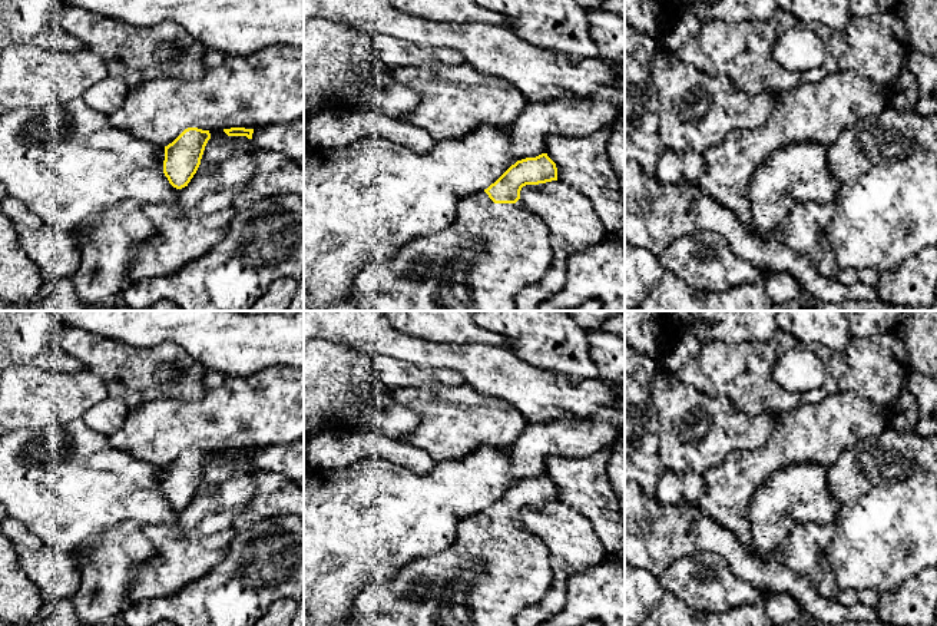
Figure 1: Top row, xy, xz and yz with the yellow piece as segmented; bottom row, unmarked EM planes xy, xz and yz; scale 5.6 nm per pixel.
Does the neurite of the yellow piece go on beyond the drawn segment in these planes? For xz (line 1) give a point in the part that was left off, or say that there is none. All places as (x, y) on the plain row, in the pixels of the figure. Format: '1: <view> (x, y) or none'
1: xz (490, 572)

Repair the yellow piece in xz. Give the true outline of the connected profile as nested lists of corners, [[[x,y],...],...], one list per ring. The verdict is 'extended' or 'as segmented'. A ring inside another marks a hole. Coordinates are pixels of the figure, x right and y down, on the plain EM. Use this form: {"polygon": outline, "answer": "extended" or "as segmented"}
{"polygon": [[[547,474],[517,481],[487,510],[460,521],[457,537],[451,546],[438,553],[417,557],[408,562],[407,564],[401,566],[393,577],[380,576],[364,584],[354,600],[354,612],[358,616],[358,626],[516,626],[514,619],[517,613],[522,609],[543,600],[553,582],[549,549],[537,536],[524,527],[523,521],[520,520],[520,511],[526,506],[539,506],[552,501],[557,501],[557,488],[556,484],[547,477]]], "answer": "extended"}

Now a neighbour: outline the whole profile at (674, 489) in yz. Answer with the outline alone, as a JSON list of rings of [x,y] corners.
[[[665,470],[658,483],[656,500],[662,506],[692,504],[698,507],[706,493],[705,480],[695,473]]]

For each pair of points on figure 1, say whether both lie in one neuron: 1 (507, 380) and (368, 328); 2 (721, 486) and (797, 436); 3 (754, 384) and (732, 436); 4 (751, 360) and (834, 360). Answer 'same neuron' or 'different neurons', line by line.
1: same neuron
2: same neuron
3: different neurons
4: same neuron

